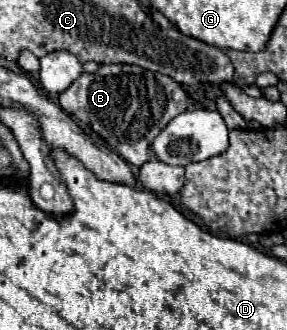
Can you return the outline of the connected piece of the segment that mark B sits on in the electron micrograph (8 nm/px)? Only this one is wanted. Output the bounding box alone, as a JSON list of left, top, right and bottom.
[59,64,187,166]

